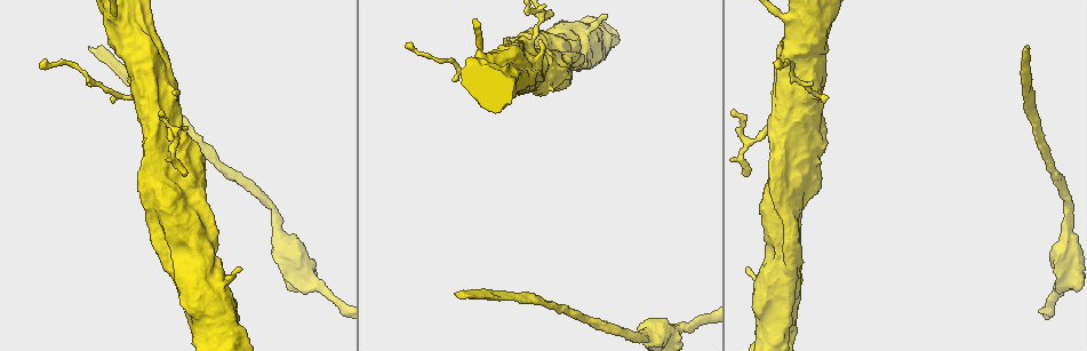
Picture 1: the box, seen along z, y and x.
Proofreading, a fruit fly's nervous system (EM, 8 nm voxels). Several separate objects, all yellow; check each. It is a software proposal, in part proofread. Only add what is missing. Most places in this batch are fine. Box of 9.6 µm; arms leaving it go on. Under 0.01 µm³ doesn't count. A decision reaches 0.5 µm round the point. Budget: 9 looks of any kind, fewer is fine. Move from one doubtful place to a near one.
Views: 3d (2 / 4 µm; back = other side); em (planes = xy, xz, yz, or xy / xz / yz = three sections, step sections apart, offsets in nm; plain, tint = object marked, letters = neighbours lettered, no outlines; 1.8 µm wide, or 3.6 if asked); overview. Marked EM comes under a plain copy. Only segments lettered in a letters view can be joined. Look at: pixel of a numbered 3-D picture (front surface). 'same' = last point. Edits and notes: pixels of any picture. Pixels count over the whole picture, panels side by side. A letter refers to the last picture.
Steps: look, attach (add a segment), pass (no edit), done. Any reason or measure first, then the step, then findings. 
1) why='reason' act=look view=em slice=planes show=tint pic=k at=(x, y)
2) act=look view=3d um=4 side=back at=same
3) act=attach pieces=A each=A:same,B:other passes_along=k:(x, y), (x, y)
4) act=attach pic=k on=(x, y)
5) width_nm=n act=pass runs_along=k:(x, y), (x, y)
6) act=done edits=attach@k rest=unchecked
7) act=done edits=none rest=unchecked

why='long arm stops here' act=look view=3d um=2 pic=1 at=(88, 47)

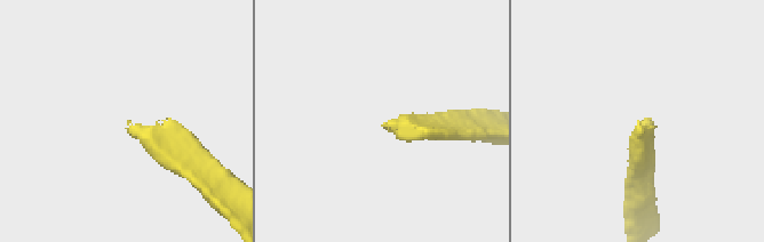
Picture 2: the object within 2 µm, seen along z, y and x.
why='shape alone is not enough' act=look view=em slice=planes show=letters pic=2 at=(390, 120)

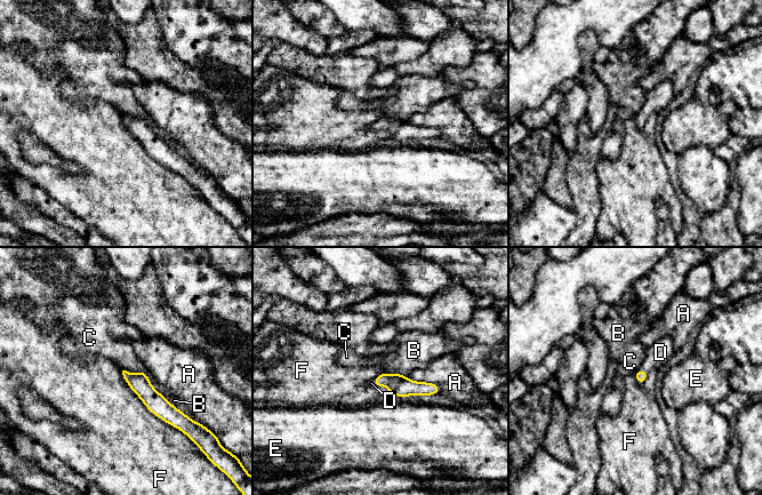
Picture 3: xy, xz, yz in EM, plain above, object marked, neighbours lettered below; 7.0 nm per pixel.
act=attach pieces=D each=A:other,B:other,C:other,D:same,E:other,F:other passes_along=3:(641, 375), (643, 370), (660, 352) found='it goes on there'

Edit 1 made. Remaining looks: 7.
why='redraw' act=look view=overview

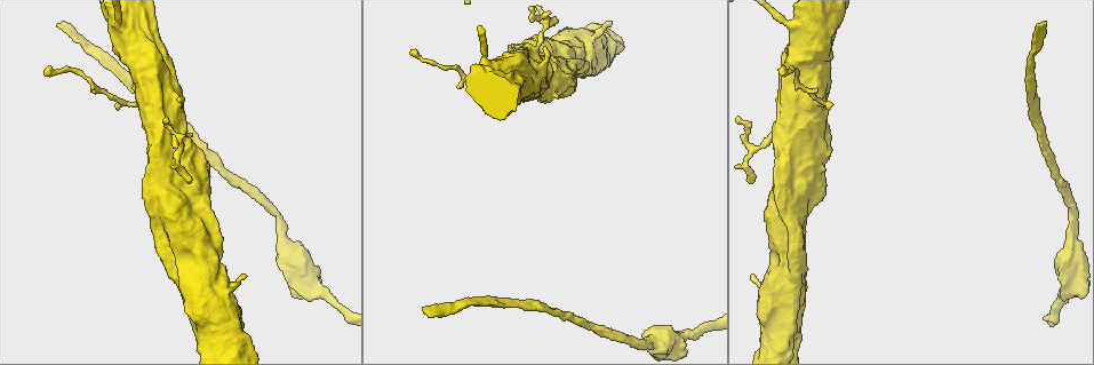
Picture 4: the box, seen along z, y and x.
why='thick turns thin' act=look view=em um=3.6 slice=planes show=letters pic=4 at=(289, 250)

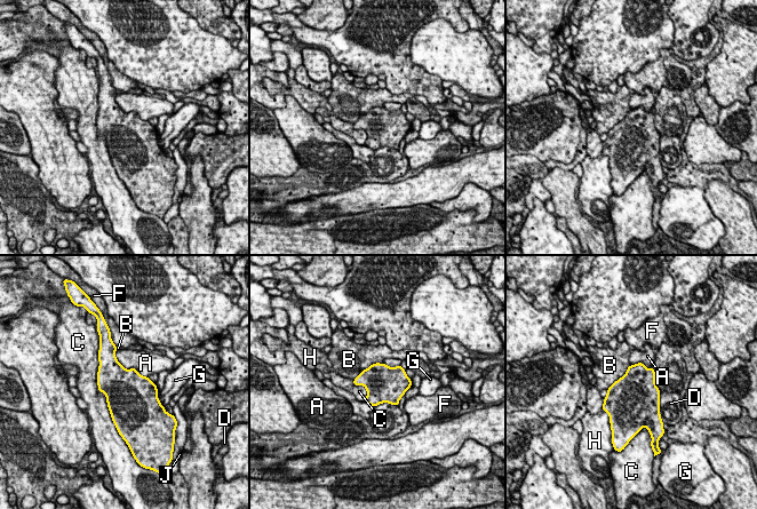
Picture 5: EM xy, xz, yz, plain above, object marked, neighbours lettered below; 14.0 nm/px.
width_nm=500 act=pass each=A:other,B:other,C:other,D:other,F:other,G:other,H:other,J:other border=5:(383, 362), (371, 364), (353, 380) found='no lettered segment goes on from it'

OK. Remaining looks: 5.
why='thick turns thin' act=look view=em um=3.6 slice=planes show=letters pic=4 at=(160, 128)

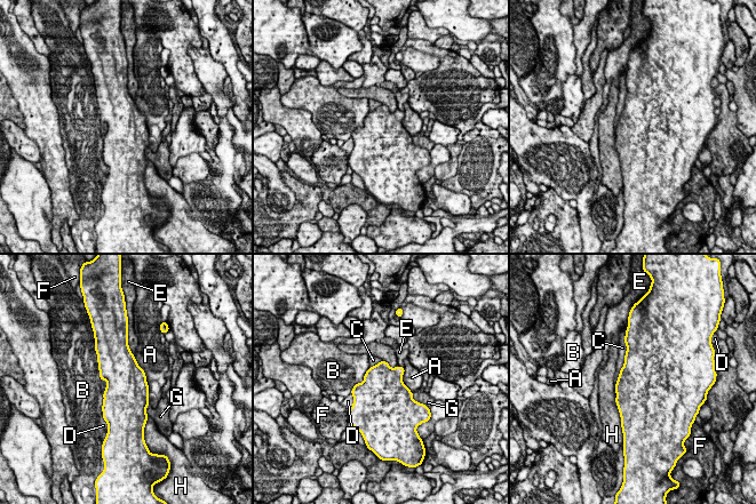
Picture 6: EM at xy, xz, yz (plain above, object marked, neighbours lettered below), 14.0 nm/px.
act=pass each=A:other,B:other,C:other,D:other,E:other,F:other,G:other,H:other found='none of them fits'

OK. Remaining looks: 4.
why='an open end' act=look view=3d um=2 pic=4 at=(189, 181)

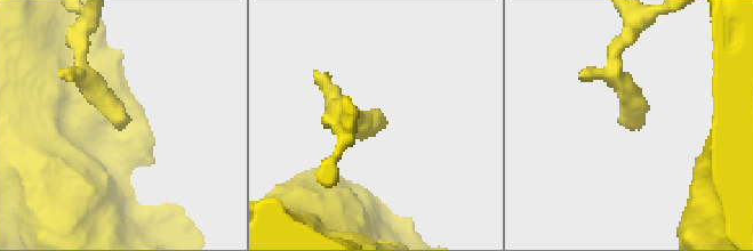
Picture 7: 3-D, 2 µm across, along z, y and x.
why='shape alone is not enough' act=look view=em slice=xy step=8 show=letters pic=7 at=(638, 129)

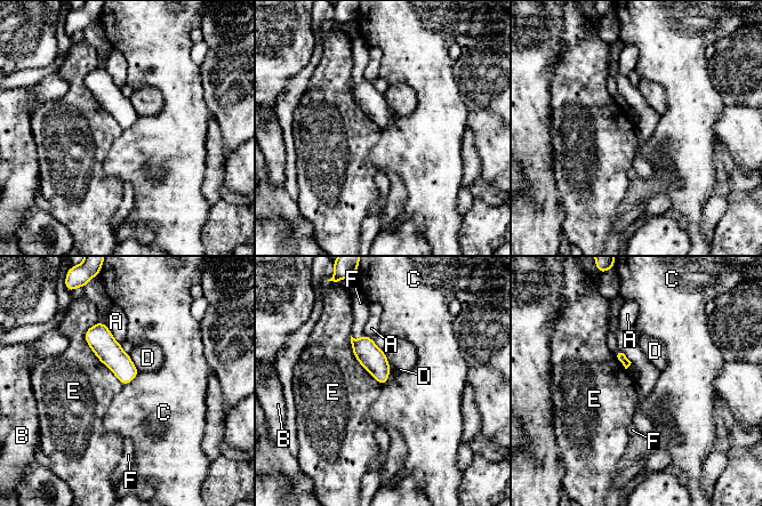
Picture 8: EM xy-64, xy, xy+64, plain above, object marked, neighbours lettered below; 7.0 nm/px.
why='another direction' act=look view=em slice=planes show=letters at=same

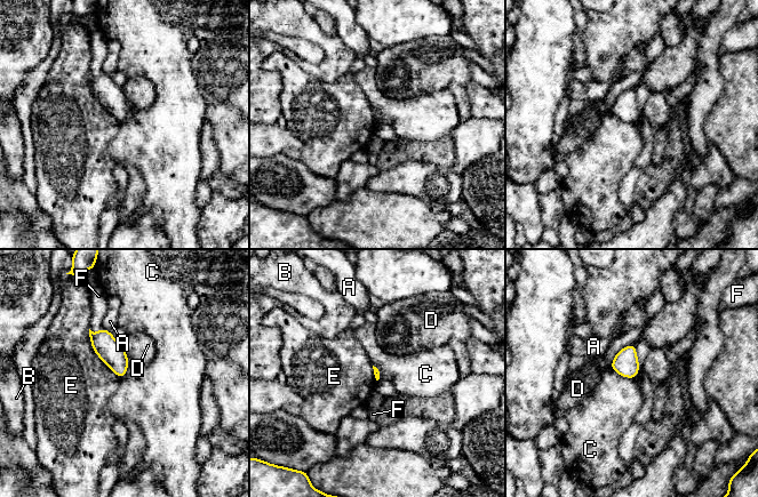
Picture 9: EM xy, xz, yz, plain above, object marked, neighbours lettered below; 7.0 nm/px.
act=pass each=A:other,B:other,C:other,D:other,E:other,F:other border=9:(609, 368), (622, 376), (635, 378) found='no lettered segment goes on from it'

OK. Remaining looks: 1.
act=done edits=attach@3 rest=unchecked

